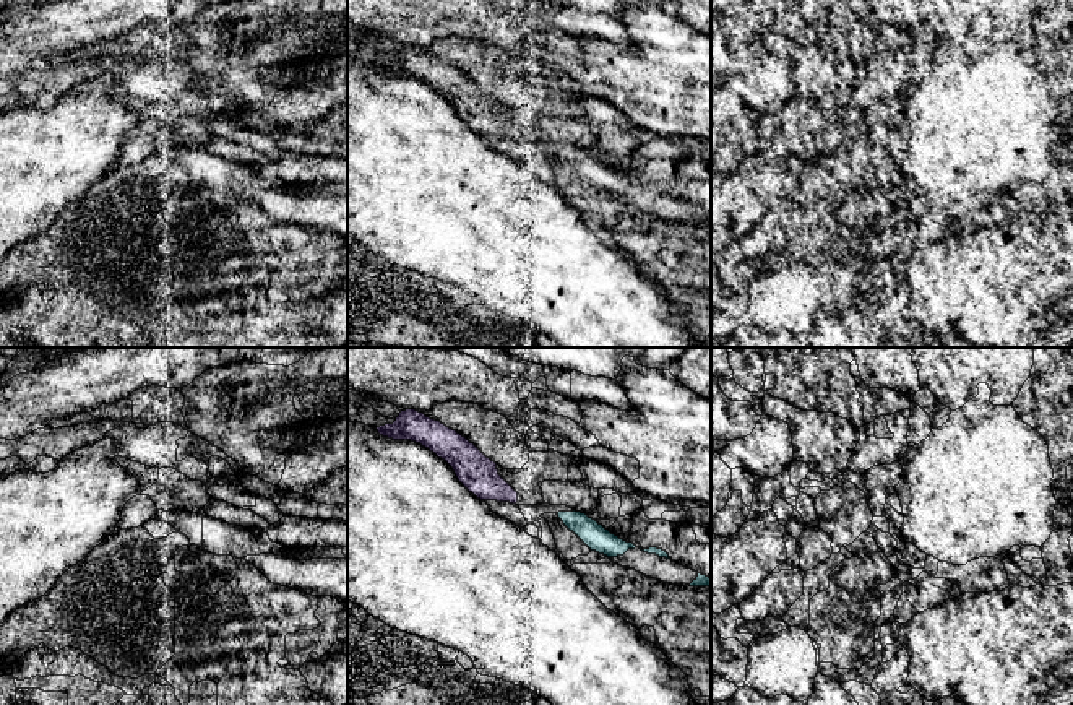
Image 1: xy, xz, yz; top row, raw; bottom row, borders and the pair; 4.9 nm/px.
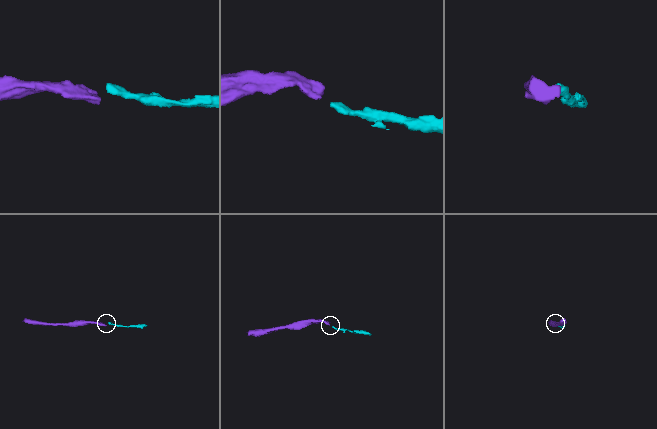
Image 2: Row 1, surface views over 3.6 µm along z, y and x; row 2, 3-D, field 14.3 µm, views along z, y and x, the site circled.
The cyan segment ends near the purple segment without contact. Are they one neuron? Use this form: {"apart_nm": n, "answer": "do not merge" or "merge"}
{"apart_nm": 200, "answer": "do not merge"}

